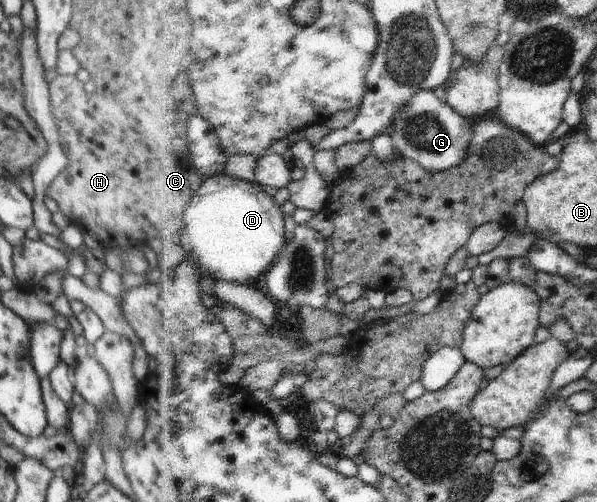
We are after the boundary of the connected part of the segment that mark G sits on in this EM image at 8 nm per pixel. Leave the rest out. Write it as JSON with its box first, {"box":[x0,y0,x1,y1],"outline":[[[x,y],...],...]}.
{"box":[391,90,475,172],"outline":[[[422,90],[400,110],[391,136],[395,147],[404,157],[413,158],[432,172],[446,172],[464,164],[470,156],[468,152],[475,138],[473,122],[454,110],[448,101],[438,98],[438,94],[432,90]]]}

